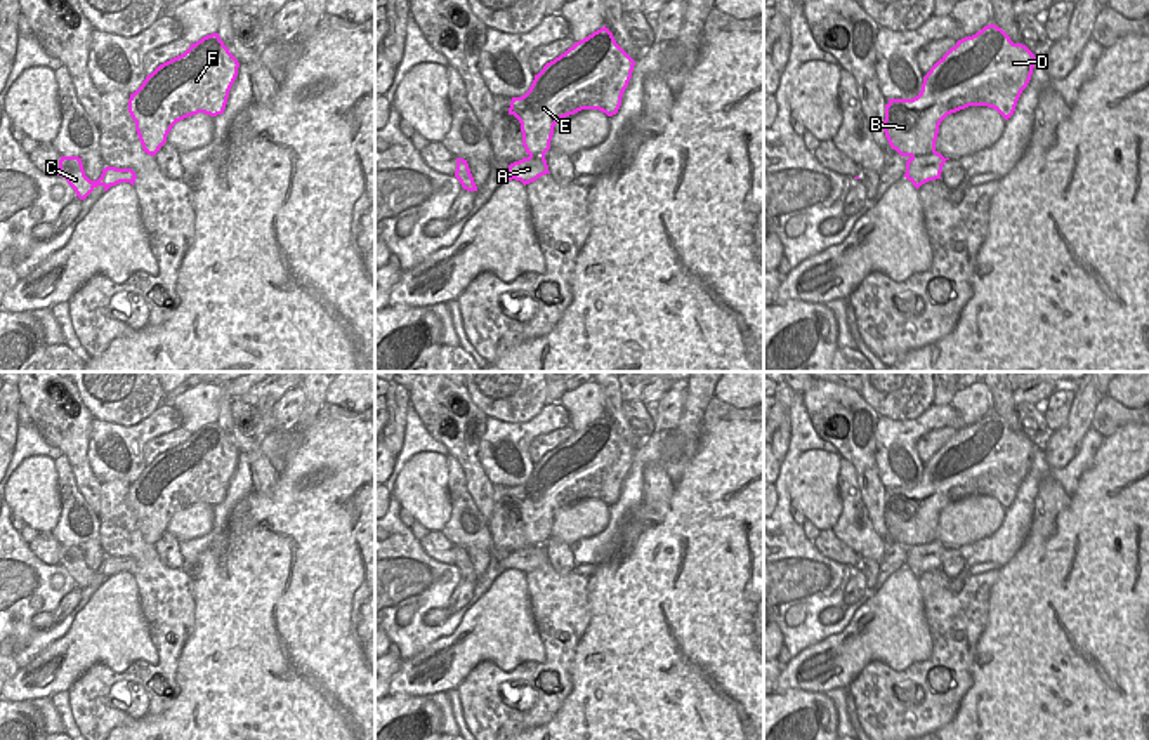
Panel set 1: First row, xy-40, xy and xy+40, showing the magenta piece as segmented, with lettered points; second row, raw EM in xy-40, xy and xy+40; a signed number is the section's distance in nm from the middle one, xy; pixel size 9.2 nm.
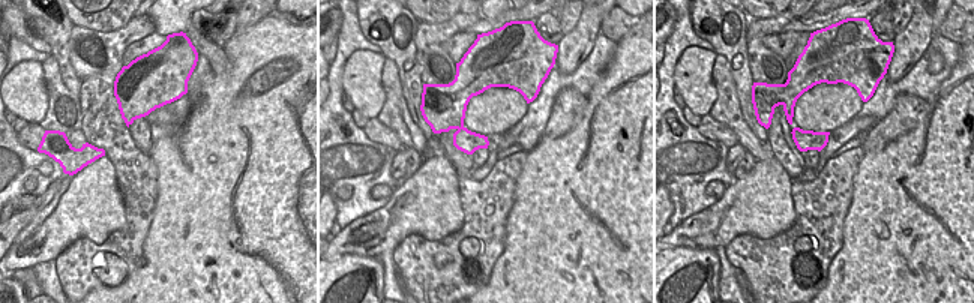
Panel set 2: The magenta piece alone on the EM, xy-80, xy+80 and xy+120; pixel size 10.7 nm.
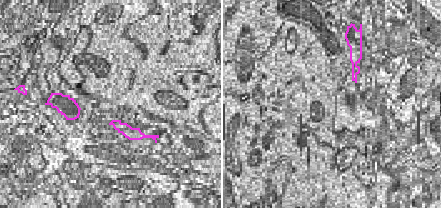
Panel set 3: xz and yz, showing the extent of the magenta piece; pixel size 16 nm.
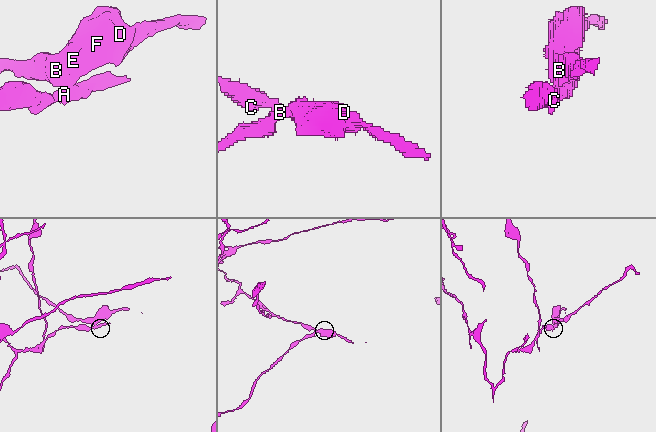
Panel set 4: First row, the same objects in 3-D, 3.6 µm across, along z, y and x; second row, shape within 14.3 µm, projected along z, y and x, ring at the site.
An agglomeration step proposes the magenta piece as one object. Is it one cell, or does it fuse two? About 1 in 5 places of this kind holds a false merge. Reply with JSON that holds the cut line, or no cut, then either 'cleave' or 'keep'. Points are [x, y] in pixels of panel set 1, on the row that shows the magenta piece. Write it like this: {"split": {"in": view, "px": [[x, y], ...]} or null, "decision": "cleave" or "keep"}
{"split": {"in": "xy+40", "px": [[934, 150], [912, 157]]}, "decision": "cleave"}

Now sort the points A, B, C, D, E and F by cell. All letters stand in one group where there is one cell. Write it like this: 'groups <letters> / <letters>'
groups A C / B D E F

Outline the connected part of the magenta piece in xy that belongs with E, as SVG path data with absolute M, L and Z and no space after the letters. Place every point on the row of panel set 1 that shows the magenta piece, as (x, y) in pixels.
M606 24L547 63L529 90L512 97L509 108L521 123L526 153L545 155L561 118L581 109L616 115L634 66Z

